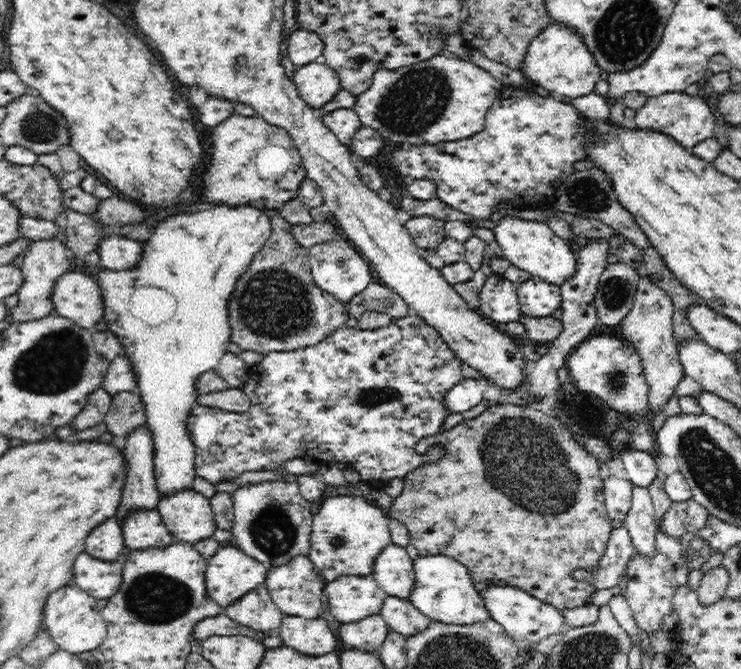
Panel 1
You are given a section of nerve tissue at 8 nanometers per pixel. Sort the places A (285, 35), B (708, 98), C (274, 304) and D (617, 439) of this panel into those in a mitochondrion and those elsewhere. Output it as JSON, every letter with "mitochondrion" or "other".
{"A":"other","B":"other","C":"mitochondrion","D":"other"}

